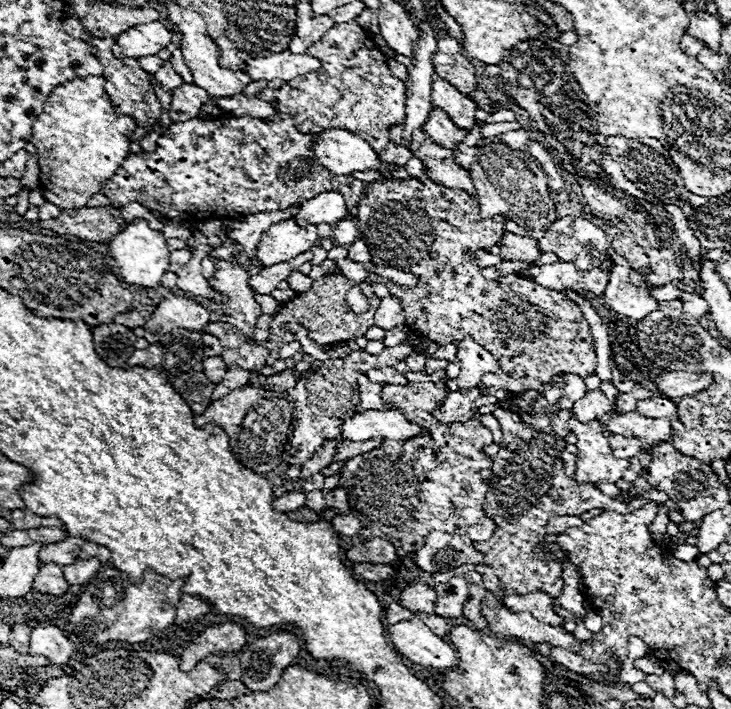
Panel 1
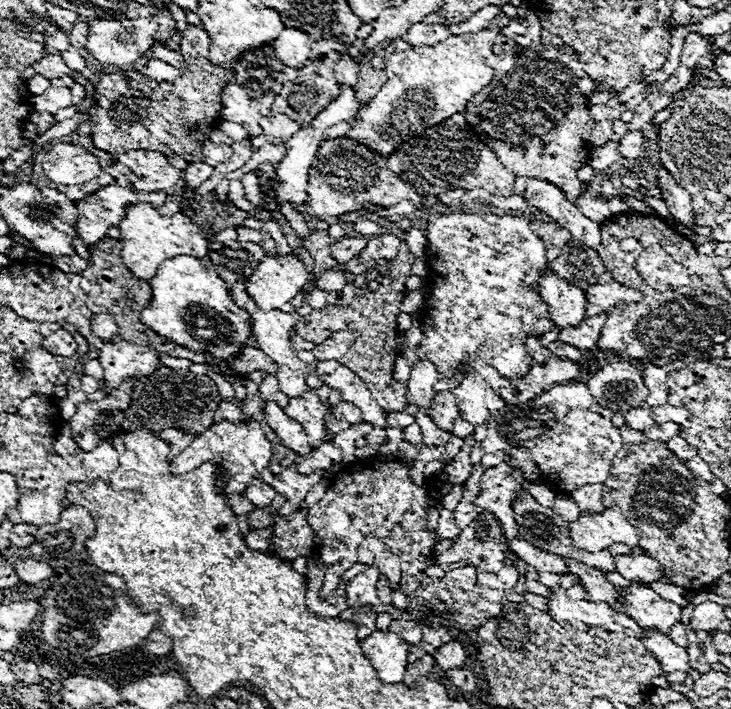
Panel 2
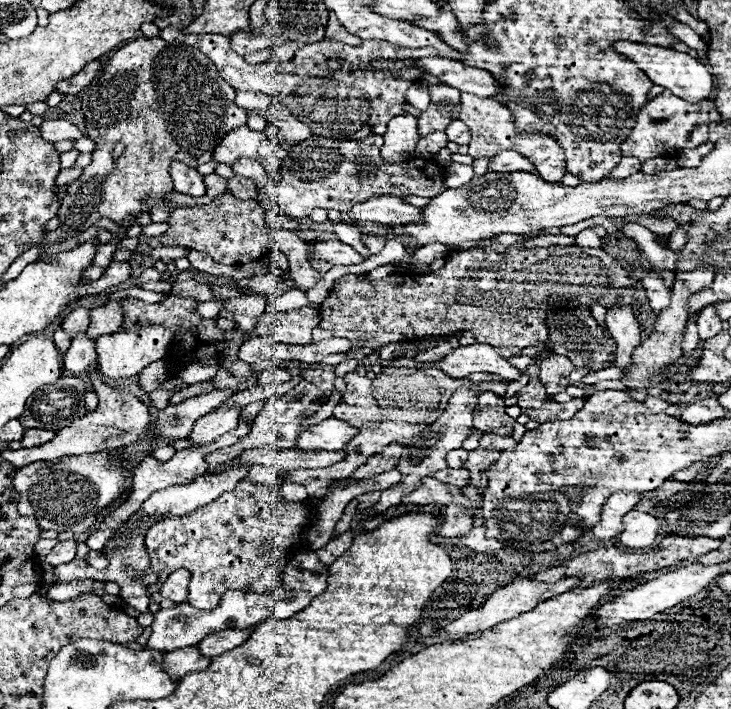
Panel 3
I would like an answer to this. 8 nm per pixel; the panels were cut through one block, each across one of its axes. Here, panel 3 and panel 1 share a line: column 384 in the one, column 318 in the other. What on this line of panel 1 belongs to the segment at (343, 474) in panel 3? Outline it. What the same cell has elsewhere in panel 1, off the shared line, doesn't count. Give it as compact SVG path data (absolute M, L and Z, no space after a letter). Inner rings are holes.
M416 336L414 344L410 340L404 340L402 344L394 348L386 348L382 354L368 354L366 350L354 350L344 358L328 358L320 366L306 370L296 386L288 390L288 400L294 402L294 430L288 446L292 448L288 464L304 464L312 458L316 448L324 440L334 440L340 436L342 420L346 418L346 410L354 410L358 404L356 396L356 378L358 372L366 374L370 368L384 368L384 366L396 366L402 358L414 352L414 346L422 344L422 338Z

